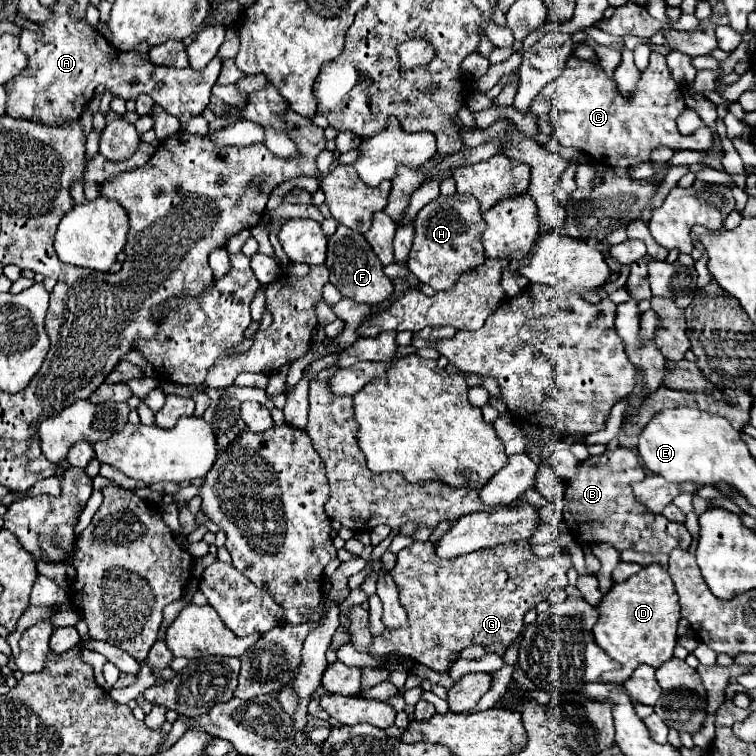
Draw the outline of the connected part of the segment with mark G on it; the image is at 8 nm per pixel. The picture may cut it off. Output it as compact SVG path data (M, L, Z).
M527 541L505 543L495 549L483 549L467 553L455 559L437 557L433 543L413 543L411 547L397 553L397 565L391 575L399 585L399 599L407 611L407 625L401 629L385 629L379 637L371 641L367 653L373 657L401 655L415 663L427 665L433 671L447 673L453 659L471 645L485 647L487 653L503 655L509 645L519 637L523 629L523 615L533 609L539 601L545 601L551 591L567 587L567 569L571 567L569 557L535 557Z

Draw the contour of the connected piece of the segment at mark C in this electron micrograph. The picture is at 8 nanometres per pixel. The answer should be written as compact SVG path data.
M651 53L651 61L649 67L643 71L641 81L635 89L633 97L625 97L617 85L613 83L613 79L599 67L593 65L589 61L581 61L577 57L569 57L569 61L565 63L565 69L561 71L561 75L557 79L553 79L543 91L541 97L551 105L551 127L553 127L553 139L563 145L563 147L575 147L581 153L585 153L587 157L591 157L597 163L605 163L609 167L623 167L629 169L641 161L649 161L649 153L655 147L669 147L673 151L679 149L691 149L691 151L711 151L713 149L713 133L709 129L699 129L697 133L691 135L681 135L677 131L677 123L675 119L679 117L687 106L682 100L681 86L677 83L669 73L667 65L665 65L665 55L661 53Z

